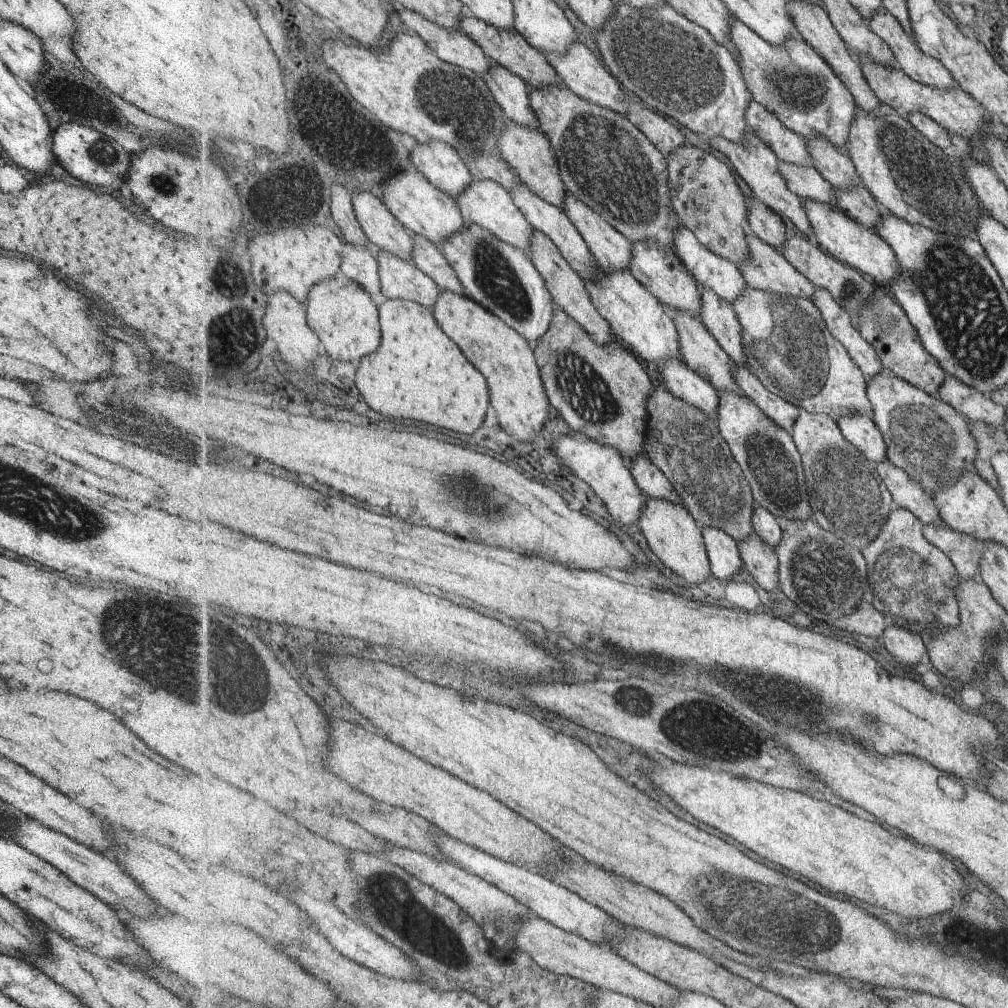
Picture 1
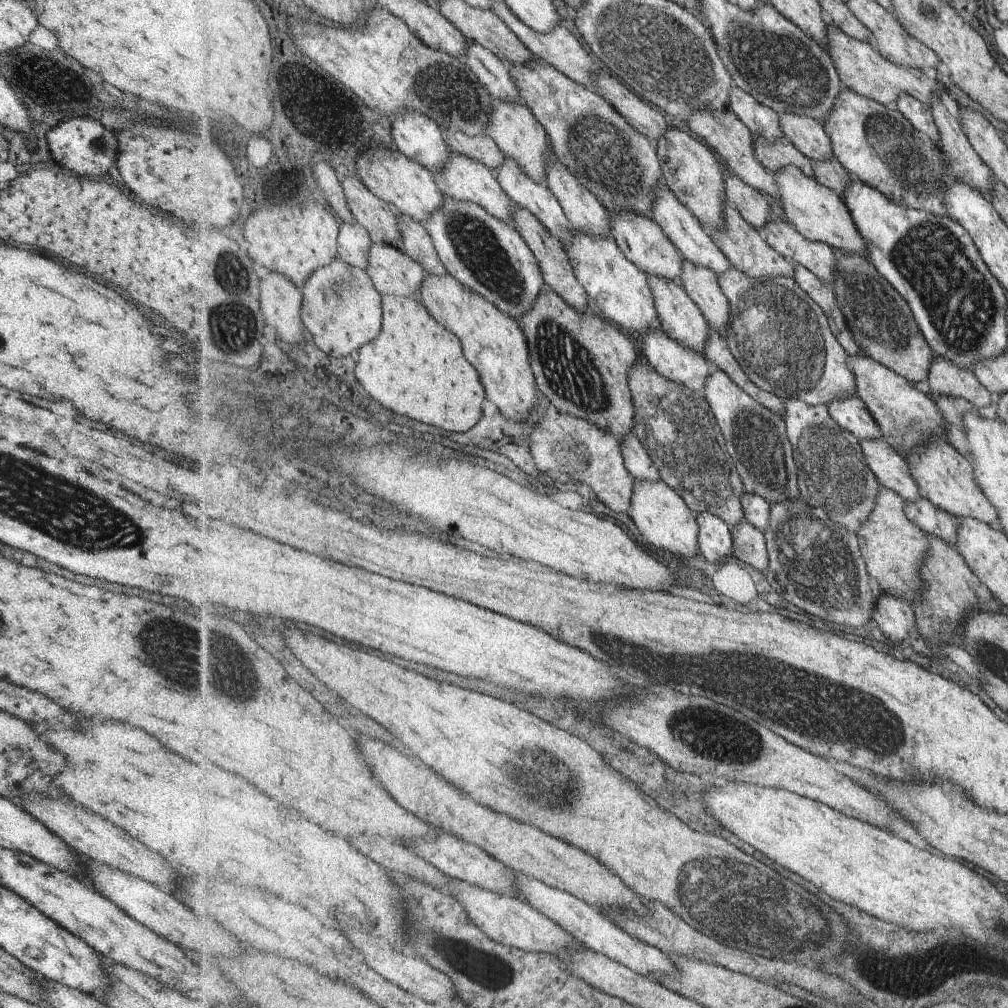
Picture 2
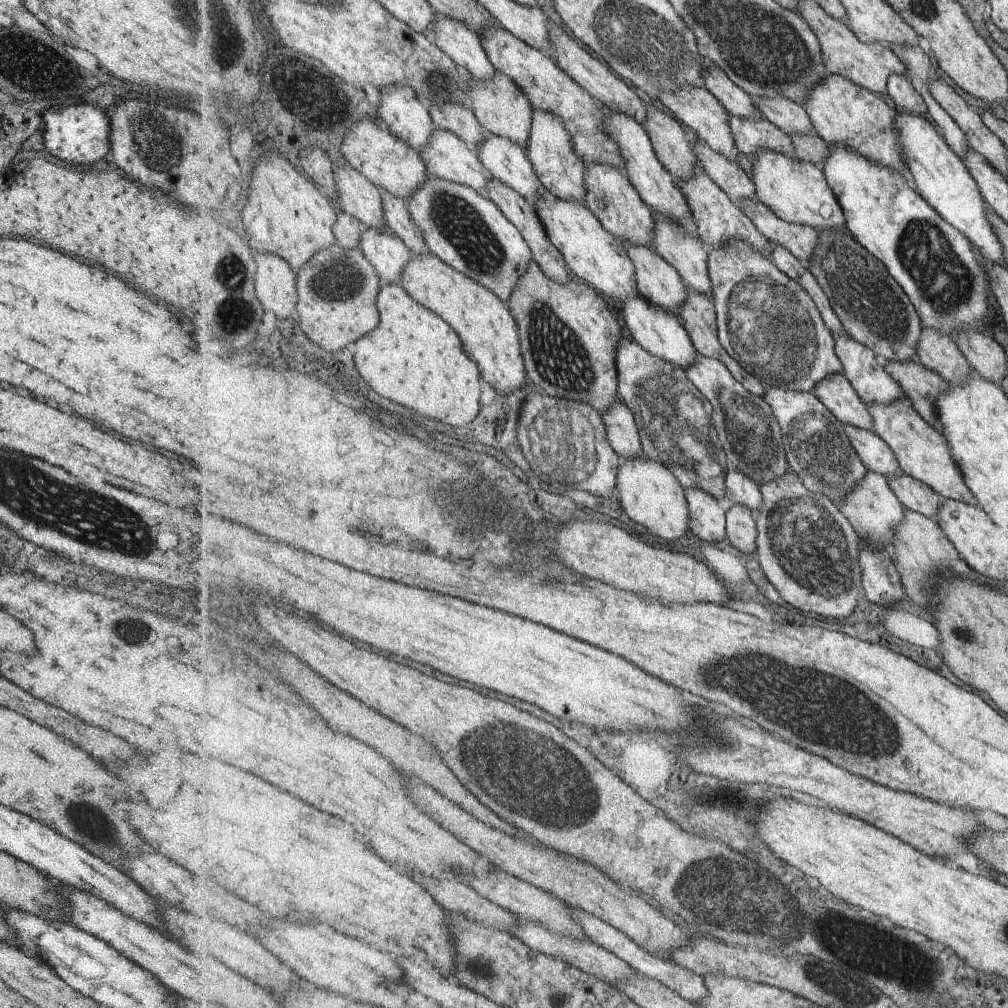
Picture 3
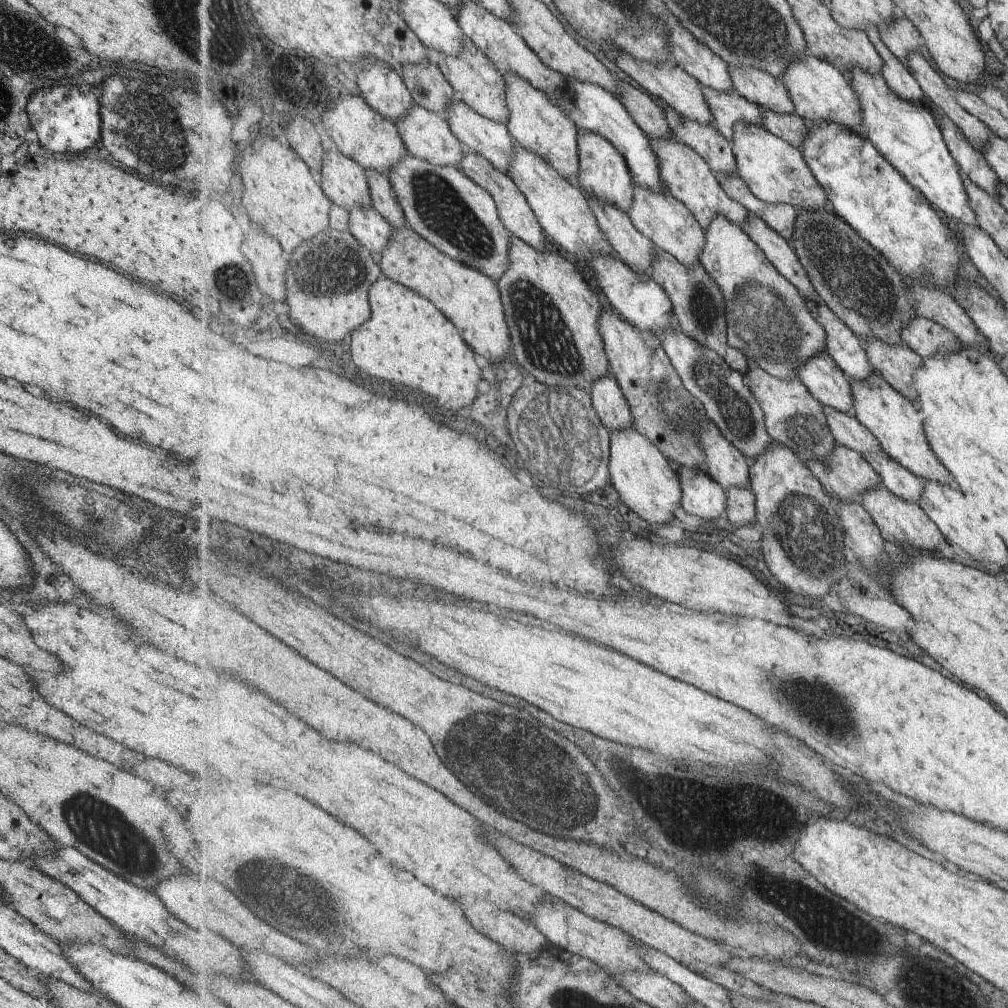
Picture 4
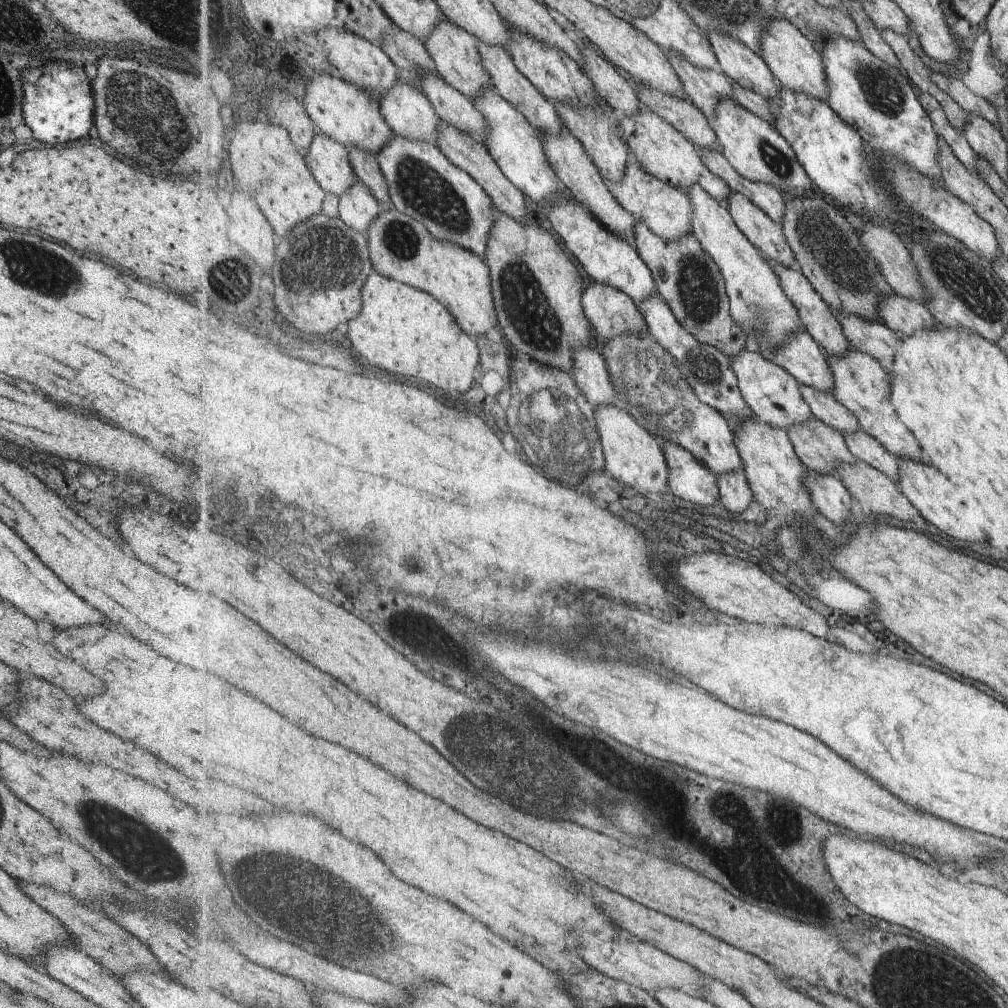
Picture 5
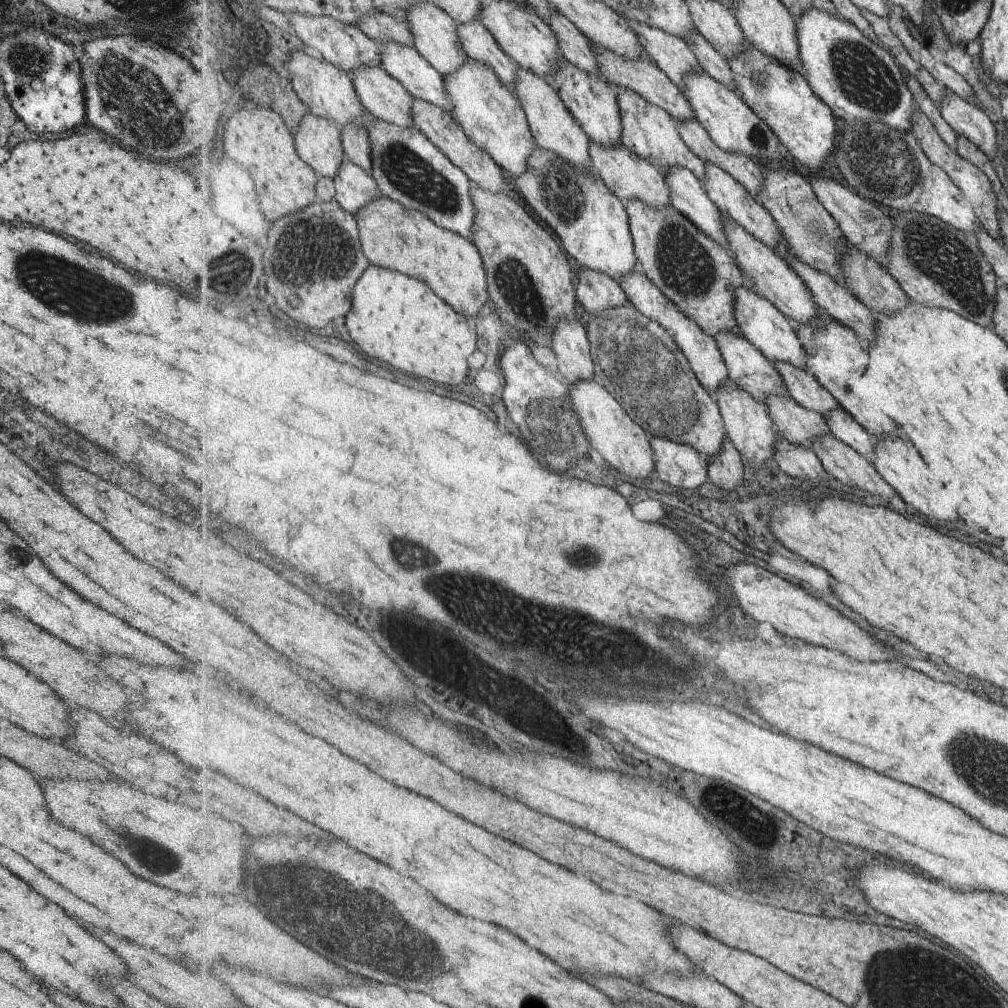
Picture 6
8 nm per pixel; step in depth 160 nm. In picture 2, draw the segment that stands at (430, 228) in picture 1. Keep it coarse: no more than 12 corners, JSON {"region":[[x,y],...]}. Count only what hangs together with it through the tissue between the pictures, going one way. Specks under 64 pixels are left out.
{"region":[[381,143],[359,156],[373,194],[423,224],[445,196],[435,172]]}

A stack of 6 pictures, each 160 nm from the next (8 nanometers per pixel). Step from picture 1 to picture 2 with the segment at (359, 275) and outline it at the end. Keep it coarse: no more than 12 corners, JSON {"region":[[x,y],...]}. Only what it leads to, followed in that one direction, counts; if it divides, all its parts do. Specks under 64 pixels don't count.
{"region":[[342,223],[338,256],[367,271],[374,243],[367,227]]}

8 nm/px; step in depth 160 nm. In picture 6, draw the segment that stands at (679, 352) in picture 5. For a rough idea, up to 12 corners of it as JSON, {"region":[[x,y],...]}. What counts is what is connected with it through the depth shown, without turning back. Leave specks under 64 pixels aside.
{"region":[[640,268],[621,286],[671,333],[715,394],[730,374],[715,337]]}

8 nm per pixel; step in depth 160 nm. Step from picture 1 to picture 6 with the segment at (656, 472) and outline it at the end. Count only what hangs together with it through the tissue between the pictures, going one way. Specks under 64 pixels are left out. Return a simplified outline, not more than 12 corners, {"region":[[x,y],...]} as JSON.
{"region":[[584,319],[559,321],[557,371],[569,384],[597,379]]}

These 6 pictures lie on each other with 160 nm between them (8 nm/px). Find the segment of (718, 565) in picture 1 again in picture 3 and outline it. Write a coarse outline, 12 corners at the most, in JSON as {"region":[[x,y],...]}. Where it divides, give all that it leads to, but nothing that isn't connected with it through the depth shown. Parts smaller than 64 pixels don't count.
{"region":[[686,489],[690,530],[708,546],[727,546],[728,505]]}

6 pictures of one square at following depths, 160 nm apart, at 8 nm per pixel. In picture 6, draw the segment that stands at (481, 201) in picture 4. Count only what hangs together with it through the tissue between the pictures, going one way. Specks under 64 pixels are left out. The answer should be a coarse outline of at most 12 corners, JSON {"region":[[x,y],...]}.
{"region":[[368,126],[381,194],[474,239],[472,181],[417,126]]}

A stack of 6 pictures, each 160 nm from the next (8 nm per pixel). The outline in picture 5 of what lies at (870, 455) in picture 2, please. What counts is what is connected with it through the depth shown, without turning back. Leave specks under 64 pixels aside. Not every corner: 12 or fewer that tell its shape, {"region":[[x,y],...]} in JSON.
{"region":[[802,391],[817,419],[843,434],[862,428],[832,392]]}

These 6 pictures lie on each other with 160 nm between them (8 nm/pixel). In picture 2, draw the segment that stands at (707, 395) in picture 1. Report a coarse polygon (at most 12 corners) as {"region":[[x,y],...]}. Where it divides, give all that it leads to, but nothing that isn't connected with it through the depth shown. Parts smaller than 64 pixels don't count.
{"region":[[663,328],[643,341],[655,370],[697,392],[712,365]]}

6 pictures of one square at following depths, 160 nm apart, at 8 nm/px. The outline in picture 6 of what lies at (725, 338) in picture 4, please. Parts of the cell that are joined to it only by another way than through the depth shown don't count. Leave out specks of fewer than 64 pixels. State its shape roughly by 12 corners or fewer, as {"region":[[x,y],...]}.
{"region":[[672,204],[625,205],[639,268],[714,337],[733,254]]}

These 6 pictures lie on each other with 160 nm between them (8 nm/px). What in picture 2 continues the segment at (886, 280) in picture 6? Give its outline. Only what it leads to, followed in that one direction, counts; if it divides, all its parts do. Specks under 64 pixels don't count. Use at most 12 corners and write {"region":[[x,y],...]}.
{"region":[[935,355],[930,394],[989,407],[997,397],[971,369]]}

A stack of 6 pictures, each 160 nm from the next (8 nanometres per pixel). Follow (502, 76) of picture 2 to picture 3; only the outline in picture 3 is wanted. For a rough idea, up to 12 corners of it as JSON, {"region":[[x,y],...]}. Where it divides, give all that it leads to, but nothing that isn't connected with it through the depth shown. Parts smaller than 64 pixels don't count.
{"region":[[437,13],[439,48],[476,79],[497,72],[481,36]]}

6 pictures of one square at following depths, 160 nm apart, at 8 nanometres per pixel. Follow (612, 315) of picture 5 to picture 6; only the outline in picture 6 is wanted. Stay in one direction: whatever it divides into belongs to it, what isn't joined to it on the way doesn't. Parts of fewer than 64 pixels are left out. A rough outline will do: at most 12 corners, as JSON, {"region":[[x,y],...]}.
{"region":[[581,268],[576,293],[587,317],[631,303],[621,282]]}

